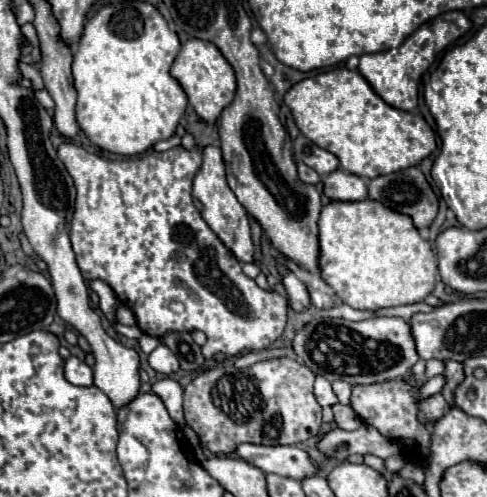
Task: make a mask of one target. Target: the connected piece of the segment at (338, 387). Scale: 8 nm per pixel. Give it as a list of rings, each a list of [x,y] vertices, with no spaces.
[[[335,380],[335,382],[333,382],[333,392],[337,394],[337,398],[339,398],[343,404],[347,404],[347,402],[349,402],[349,396],[351,396],[351,386],[349,386],[347,382],[343,382],[343,380]]]

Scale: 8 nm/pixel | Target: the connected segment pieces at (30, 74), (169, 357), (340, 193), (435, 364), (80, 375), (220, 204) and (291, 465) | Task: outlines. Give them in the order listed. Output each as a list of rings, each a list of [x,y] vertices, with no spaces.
[[[19,60],[19,64],[17,64],[17,66],[21,68],[21,74],[33,82],[33,88],[37,88],[37,90],[39,90],[39,88],[43,88],[43,80],[41,80],[41,74],[39,74],[39,70],[37,70],[37,68],[33,68],[33,66],[29,66],[29,64],[21,62],[21,60]]]
[[[159,344],[151,354],[149,354],[149,366],[159,372],[159,374],[173,374],[179,370],[179,362],[175,358],[175,354],[165,346],[165,344]]]
[[[337,168],[329,176],[325,176],[323,186],[325,186],[323,192],[331,200],[353,202],[353,200],[367,198],[367,182],[361,176],[345,172],[343,168]]]
[[[431,359],[426,361],[426,371],[423,377],[415,380],[415,386],[418,388],[422,387],[424,383],[433,378],[436,375],[441,374],[444,371],[443,361],[437,359]]]
[[[69,356],[65,360],[65,380],[75,384],[75,386],[91,386],[93,384],[93,372],[77,356]]]
[[[217,146],[203,148],[203,166],[193,178],[193,204],[201,212],[209,228],[223,240],[223,244],[237,256],[239,262],[253,262],[255,244],[251,240],[251,226],[245,208],[239,204],[225,180],[225,164],[221,160],[221,150]]]
[[[237,444],[237,458],[257,466],[265,474],[273,472],[279,476],[303,480],[313,476],[317,468],[311,464],[307,452],[297,446],[261,446],[261,444]]]

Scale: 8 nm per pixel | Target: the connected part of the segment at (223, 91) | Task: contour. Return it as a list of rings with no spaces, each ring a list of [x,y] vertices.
[[[191,38],[181,46],[181,50],[171,66],[171,76],[177,78],[177,82],[187,92],[187,98],[193,104],[195,112],[207,122],[217,120],[219,114],[223,112],[223,108],[227,108],[233,102],[235,92],[237,92],[235,74],[233,74],[233,68],[229,66],[229,62],[223,58],[223,54],[217,50],[215,44],[211,44],[207,40],[199,40],[199,38]]]

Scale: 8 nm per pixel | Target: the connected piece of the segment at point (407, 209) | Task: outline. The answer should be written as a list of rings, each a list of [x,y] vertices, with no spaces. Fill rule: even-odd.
[[[411,166],[411,168],[405,168],[401,172],[393,172],[393,174],[377,176],[373,180],[369,180],[369,198],[379,200],[381,204],[385,204],[387,208],[391,208],[395,212],[411,216],[413,224],[417,228],[427,228],[433,222],[433,218],[437,216],[439,200],[437,200],[433,188],[429,186],[427,178],[423,176],[423,172],[417,166]]]

